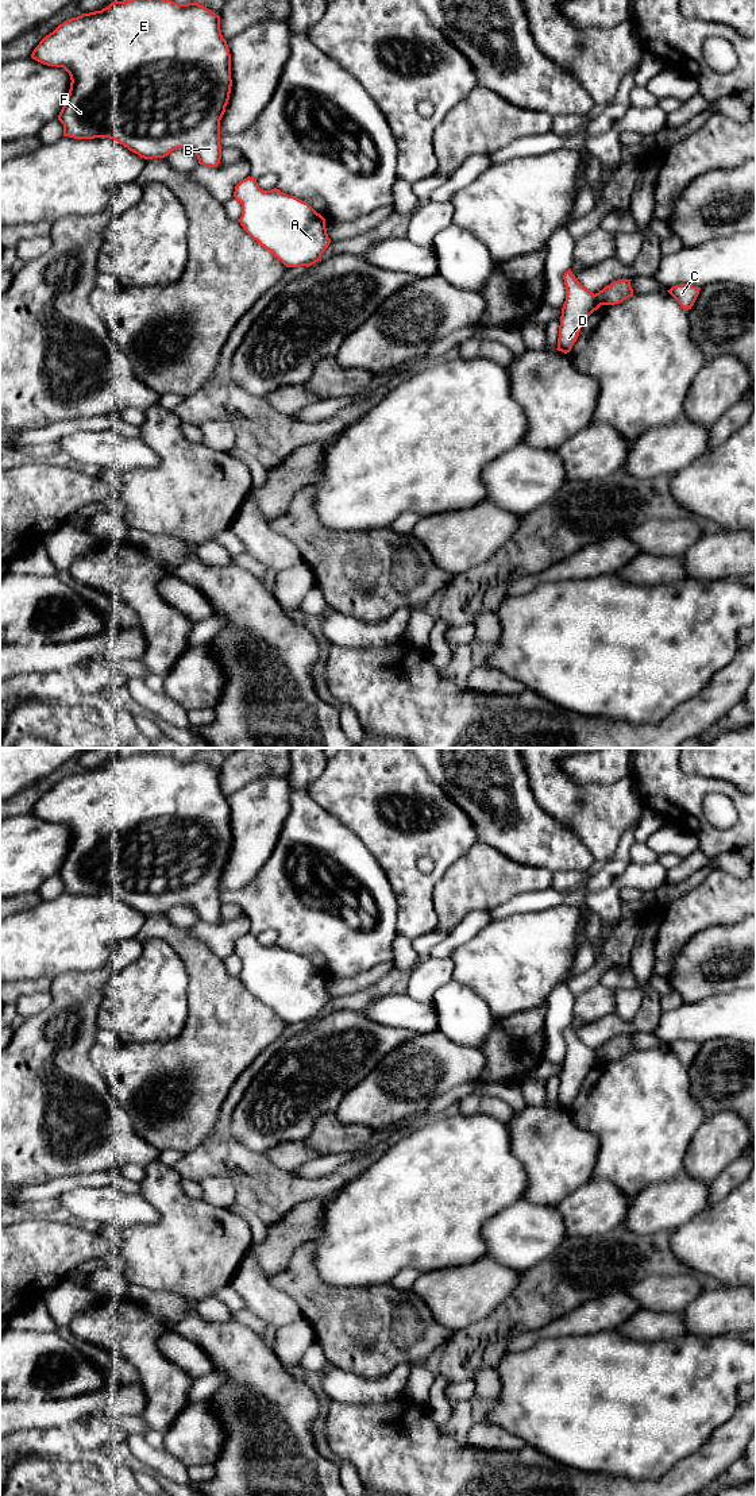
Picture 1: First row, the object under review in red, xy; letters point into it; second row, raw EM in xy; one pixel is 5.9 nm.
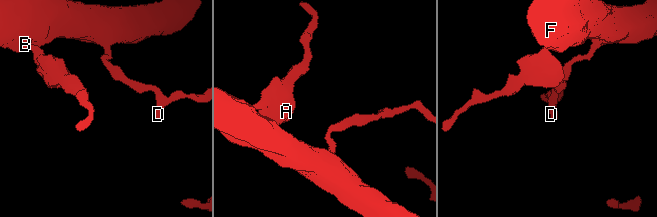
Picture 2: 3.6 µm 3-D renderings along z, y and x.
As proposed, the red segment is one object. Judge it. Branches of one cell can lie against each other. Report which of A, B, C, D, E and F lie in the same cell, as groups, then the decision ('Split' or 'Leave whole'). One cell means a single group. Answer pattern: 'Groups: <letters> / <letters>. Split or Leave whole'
Groups: A B D E F / C. Split

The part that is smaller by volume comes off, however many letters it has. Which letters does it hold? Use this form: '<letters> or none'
C

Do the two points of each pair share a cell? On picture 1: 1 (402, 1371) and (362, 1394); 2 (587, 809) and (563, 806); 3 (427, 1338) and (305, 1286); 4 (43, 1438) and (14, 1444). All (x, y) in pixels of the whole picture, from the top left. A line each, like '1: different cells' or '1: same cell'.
1: same cell
2: same cell
3: same cell
4: same cell

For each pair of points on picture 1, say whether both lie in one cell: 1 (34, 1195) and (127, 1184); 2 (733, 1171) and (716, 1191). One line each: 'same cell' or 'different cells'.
1: same cell
2: same cell

